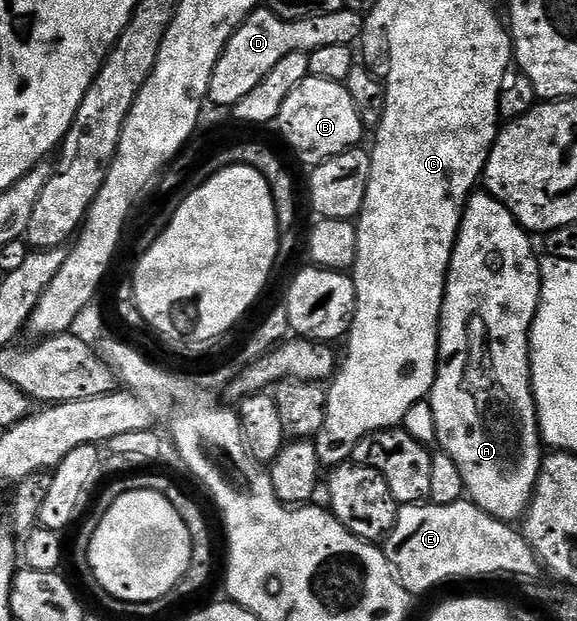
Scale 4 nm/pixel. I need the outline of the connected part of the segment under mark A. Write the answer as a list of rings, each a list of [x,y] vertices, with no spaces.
[[[474,193],[465,202],[465,210],[461,212],[461,228],[457,230],[457,240],[451,253],[449,272],[445,278],[445,296],[441,306],[441,328],[437,338],[437,372],[427,400],[431,413],[435,417],[437,443],[440,450],[449,455],[451,461],[455,461],[459,477],[463,477],[464,494],[467,496],[468,502],[474,503],[491,517],[506,521],[517,521],[524,516],[529,502],[533,499],[533,490],[537,484],[537,474],[543,458],[541,430],[537,428],[537,406],[533,396],[531,369],[529,368],[529,334],[533,328],[541,296],[541,259],[529,239],[532,239],[530,232],[519,226],[512,213],[494,195]]]

